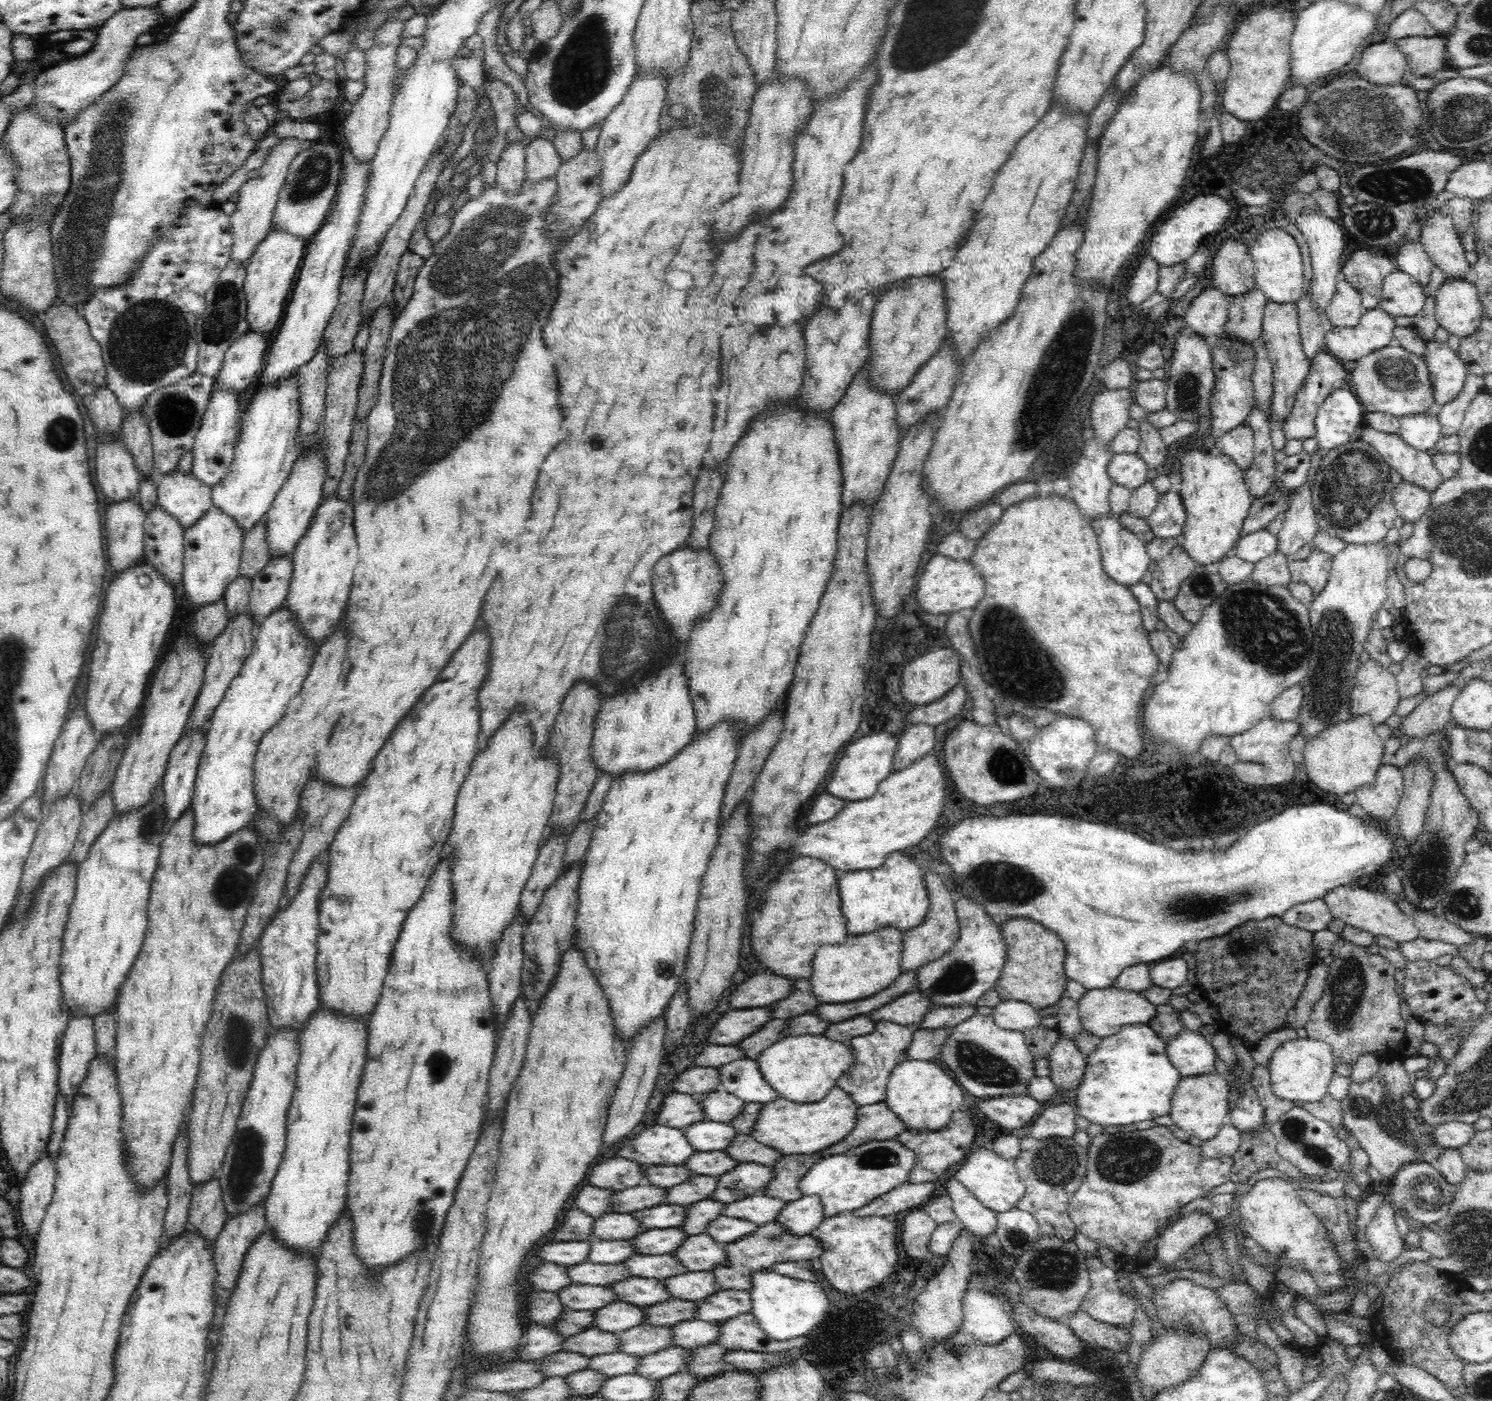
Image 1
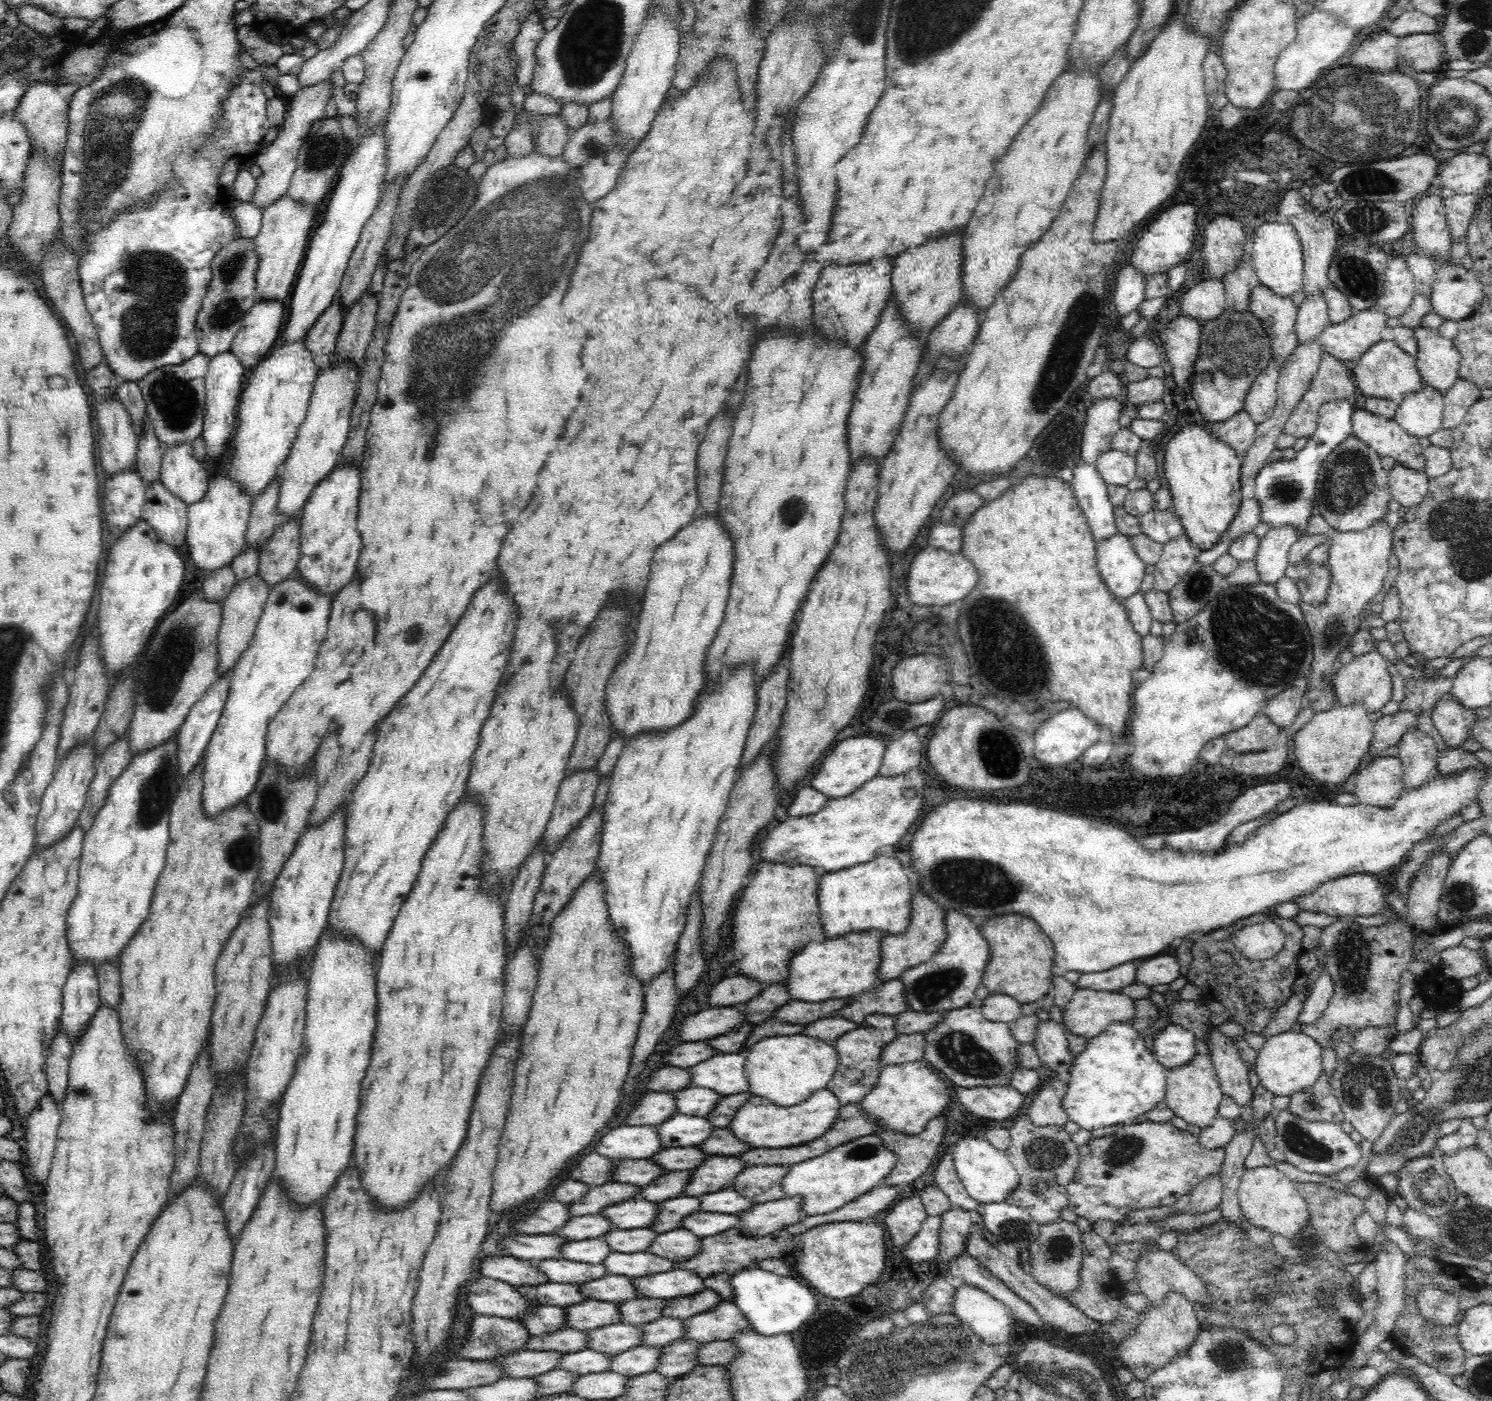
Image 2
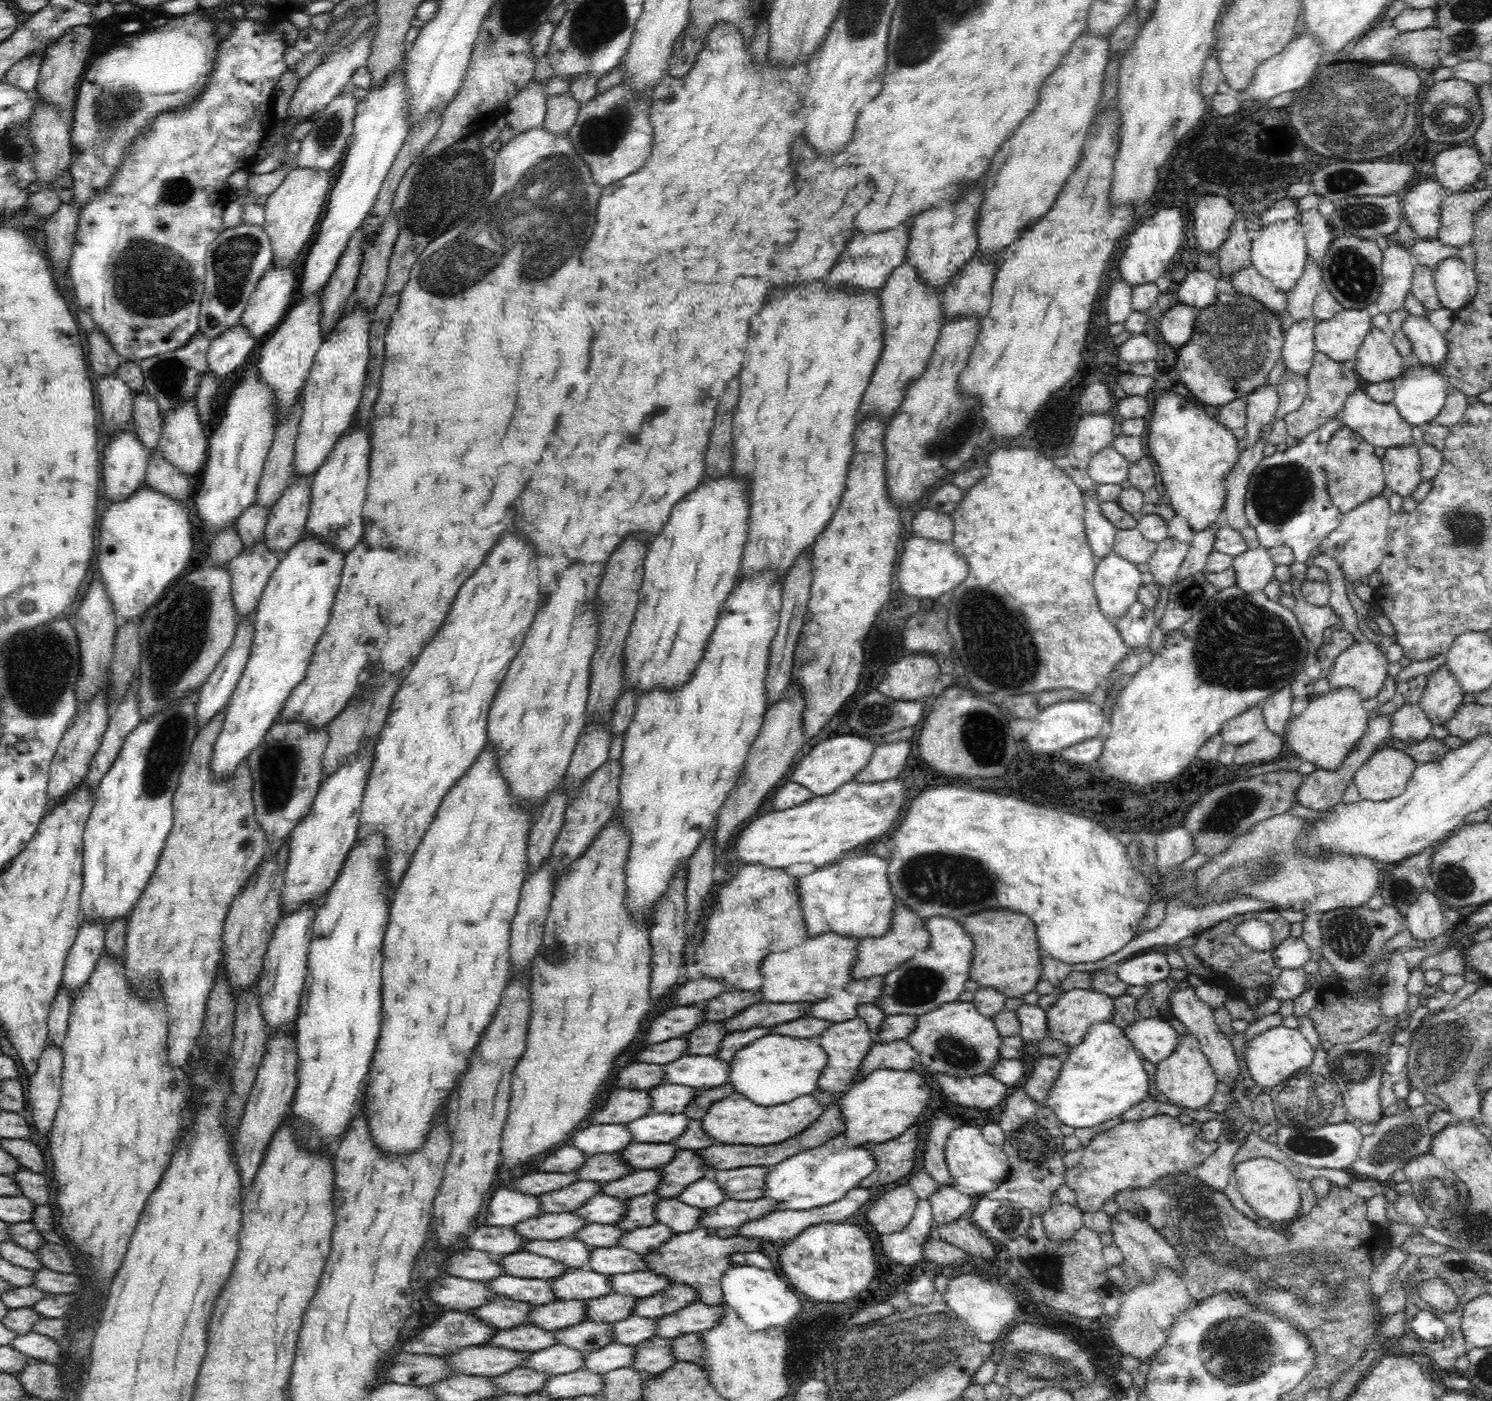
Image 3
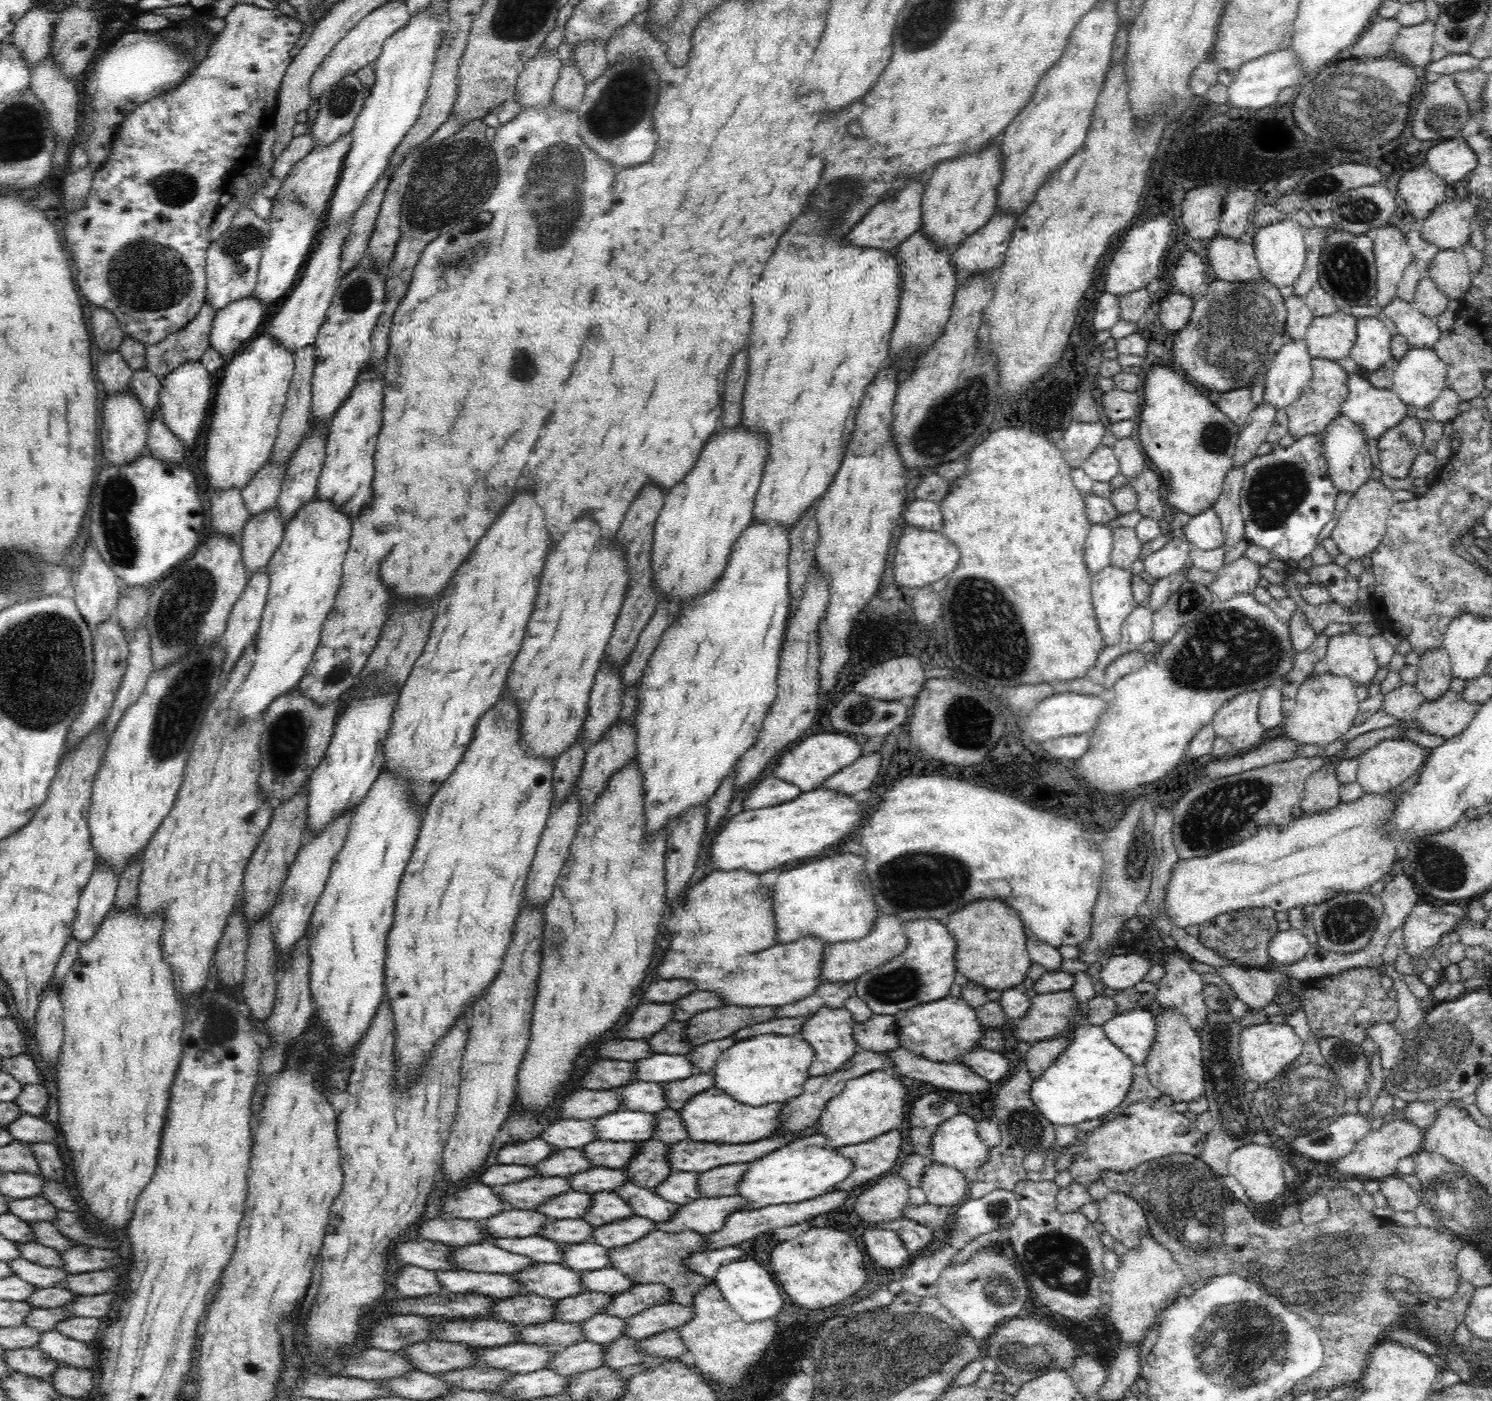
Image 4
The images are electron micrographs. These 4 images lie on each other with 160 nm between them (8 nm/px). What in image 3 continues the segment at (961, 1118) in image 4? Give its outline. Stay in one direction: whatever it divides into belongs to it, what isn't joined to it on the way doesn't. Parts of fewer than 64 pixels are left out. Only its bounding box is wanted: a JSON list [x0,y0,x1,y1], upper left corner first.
[945,1124,1008,1198]

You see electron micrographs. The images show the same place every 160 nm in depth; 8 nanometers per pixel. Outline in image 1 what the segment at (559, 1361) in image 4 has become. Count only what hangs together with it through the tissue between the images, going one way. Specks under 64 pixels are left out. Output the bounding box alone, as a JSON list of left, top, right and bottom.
[636,1346,692,1380]

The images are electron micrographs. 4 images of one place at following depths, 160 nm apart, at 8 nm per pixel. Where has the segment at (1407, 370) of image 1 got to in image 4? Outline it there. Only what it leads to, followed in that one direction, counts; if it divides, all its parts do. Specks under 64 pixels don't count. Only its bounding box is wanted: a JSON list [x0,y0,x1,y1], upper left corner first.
[1350,317,1392,373]

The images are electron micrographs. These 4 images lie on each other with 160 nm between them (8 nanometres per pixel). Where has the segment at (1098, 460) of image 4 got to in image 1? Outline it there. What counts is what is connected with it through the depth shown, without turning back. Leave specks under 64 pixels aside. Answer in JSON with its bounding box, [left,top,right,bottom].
[1107,453,1148,490]

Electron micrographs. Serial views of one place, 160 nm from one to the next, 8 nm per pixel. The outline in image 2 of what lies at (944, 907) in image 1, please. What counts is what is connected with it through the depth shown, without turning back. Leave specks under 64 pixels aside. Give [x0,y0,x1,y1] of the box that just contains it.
[878,885,947,981]

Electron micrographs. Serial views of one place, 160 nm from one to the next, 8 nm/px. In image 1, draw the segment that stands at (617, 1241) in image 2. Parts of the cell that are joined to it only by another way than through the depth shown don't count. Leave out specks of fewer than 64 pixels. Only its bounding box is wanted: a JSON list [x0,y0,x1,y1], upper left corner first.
[629,1228,688,1254]

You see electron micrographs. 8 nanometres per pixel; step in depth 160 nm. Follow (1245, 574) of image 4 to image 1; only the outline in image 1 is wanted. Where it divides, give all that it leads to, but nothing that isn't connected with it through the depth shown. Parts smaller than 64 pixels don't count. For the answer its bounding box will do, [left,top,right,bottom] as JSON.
[1277,482,1319,559]

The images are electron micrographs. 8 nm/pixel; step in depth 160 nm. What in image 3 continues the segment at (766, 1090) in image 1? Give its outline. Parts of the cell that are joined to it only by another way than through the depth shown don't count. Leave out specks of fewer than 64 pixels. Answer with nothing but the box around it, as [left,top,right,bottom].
[662,1055,729,1090]

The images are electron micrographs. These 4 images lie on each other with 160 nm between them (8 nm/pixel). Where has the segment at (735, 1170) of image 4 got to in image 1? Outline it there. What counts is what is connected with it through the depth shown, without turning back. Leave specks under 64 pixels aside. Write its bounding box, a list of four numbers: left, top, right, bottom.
[761,1153,823,1203]

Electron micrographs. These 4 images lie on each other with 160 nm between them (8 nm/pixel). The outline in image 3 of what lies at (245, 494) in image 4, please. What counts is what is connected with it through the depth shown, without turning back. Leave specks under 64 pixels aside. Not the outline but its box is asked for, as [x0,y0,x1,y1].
[235,501,271,549]

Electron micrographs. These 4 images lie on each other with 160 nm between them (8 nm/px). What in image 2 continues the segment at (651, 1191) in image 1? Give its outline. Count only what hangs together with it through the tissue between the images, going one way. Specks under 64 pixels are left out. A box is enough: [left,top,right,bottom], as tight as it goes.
[567,1181,640,1216]

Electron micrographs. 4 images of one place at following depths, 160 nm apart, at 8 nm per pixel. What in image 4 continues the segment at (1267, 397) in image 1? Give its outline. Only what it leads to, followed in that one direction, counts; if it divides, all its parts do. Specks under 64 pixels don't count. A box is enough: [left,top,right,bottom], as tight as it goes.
[1231,402,1277,468]

